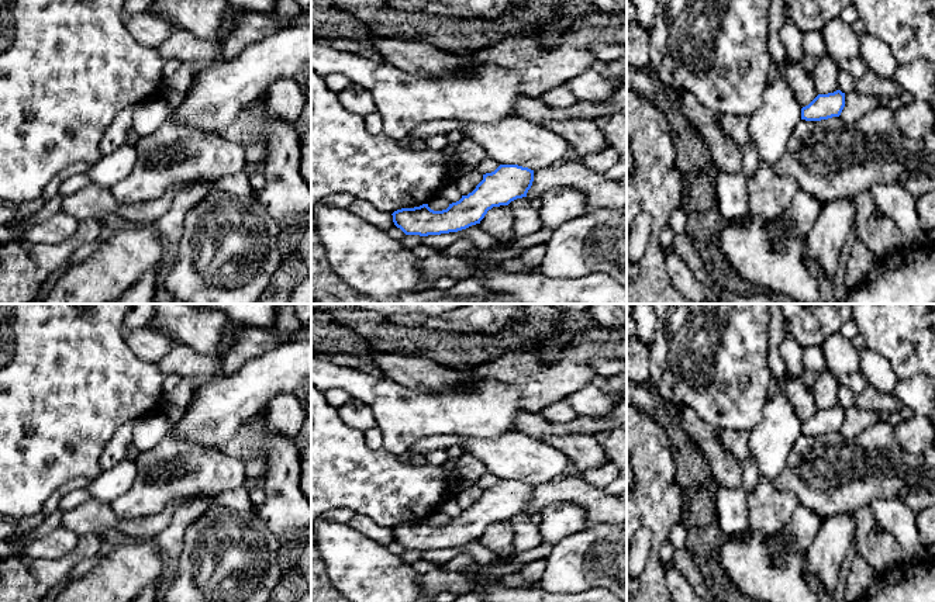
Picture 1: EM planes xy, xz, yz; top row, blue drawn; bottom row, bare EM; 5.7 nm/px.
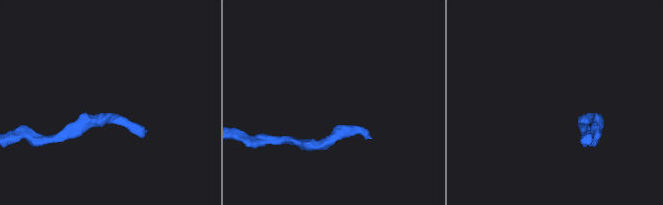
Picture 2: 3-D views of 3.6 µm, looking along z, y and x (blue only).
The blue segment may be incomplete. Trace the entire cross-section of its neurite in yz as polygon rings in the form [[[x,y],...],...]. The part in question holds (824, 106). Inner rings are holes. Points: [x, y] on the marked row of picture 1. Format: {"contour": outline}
{"contour": [[[836,90],[828,94],[818,94],[808,105],[801,108],[801,120],[821,121],[839,117],[845,107],[845,93]]]}

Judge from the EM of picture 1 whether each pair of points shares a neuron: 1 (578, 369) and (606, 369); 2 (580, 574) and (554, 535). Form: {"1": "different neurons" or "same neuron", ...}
{"1": "different neurons", "2": "different neurons"}

